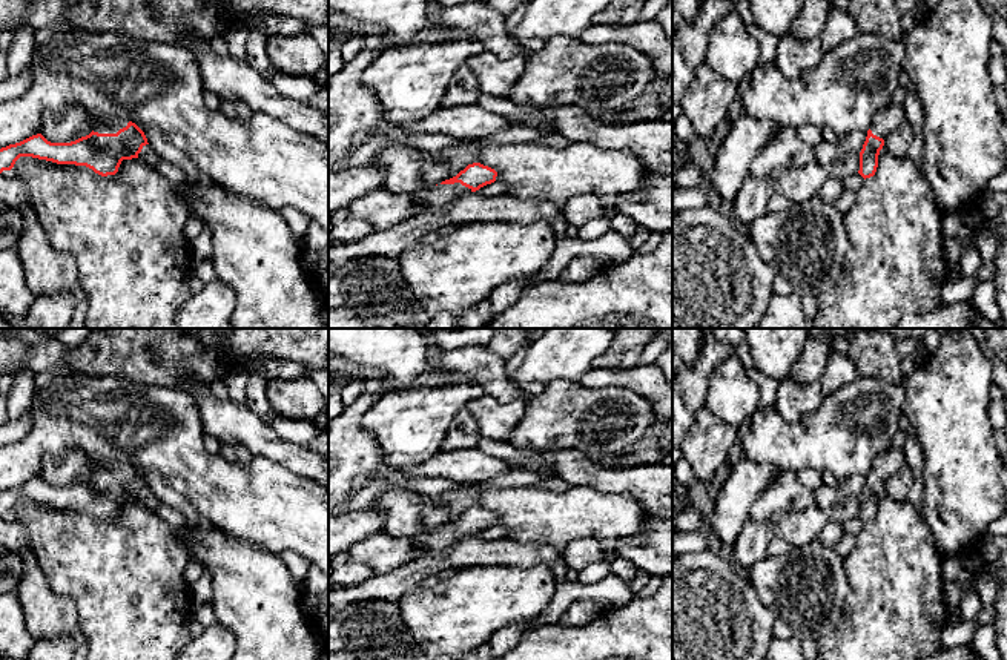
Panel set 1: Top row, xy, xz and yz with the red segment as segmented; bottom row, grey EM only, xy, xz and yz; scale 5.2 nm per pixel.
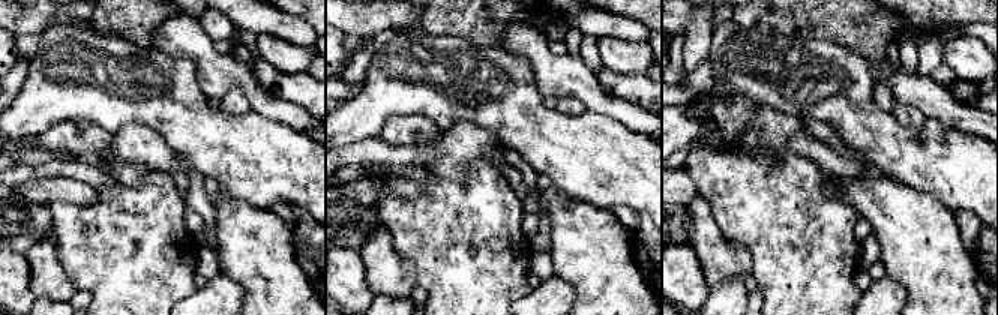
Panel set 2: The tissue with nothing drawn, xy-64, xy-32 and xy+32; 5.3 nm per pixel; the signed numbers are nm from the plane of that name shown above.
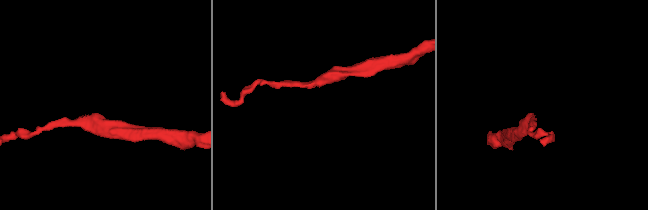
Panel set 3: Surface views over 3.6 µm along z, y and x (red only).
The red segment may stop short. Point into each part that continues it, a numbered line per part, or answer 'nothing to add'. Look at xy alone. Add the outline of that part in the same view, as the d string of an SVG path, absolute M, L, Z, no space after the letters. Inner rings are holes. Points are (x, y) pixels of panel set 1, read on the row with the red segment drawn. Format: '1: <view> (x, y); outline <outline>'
1: xy (112, 126); outline M89 117L89 121L92 124L92 130L98 134L117 134L120 129L126 127L129 123L124 118L111 120L111 121L103 123L103 121L97 121L92 117Z

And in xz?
1: xz (439, 195); outline M461 183L437 184L424 189L416 195L419 201L419 212L444 207L450 204L453 200L456 200L459 195L467 192L471 192L471 189L462 186Z

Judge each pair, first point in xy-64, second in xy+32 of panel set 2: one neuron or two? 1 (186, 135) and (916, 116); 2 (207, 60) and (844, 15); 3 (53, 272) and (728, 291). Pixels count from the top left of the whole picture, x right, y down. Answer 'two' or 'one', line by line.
1: two
2: two
3: two

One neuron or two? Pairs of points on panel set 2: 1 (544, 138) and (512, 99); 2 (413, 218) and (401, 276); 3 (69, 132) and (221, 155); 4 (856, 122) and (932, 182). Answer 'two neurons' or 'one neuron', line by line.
1: one neuron
2: two neurons
3: two neurons
4: one neuron

